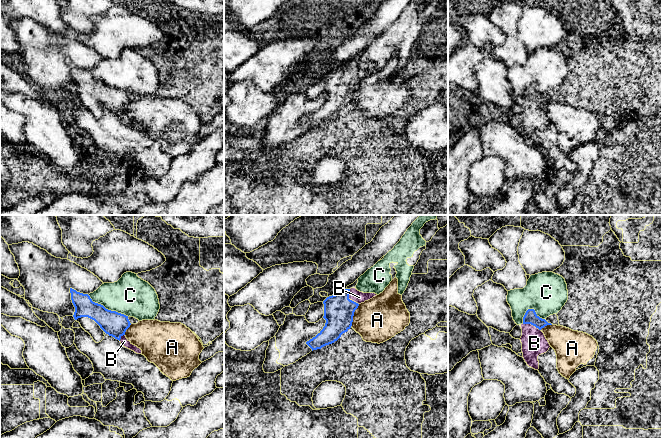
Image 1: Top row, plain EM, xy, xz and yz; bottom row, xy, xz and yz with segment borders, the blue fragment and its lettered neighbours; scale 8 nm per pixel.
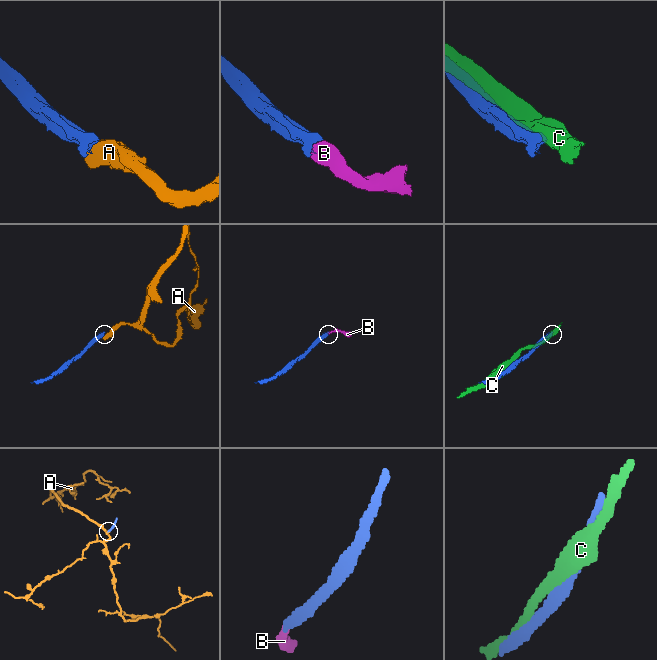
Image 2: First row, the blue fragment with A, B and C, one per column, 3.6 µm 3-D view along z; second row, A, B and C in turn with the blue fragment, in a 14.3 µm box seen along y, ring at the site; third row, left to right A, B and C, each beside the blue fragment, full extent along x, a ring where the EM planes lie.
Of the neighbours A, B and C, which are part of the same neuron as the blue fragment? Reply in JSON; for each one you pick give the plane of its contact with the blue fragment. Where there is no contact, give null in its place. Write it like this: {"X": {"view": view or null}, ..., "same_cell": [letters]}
{"B": {"view": "xz"}, "same_cell": ["B"]}

